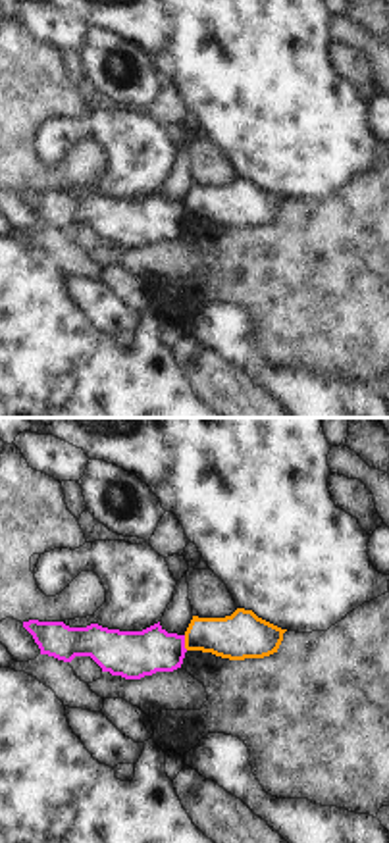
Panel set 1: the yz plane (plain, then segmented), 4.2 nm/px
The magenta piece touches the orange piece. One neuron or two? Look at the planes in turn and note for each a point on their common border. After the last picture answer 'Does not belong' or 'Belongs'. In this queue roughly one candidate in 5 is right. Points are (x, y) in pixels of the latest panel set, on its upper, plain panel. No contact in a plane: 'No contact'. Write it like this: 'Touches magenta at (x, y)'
Touches magenta at (183, 212).

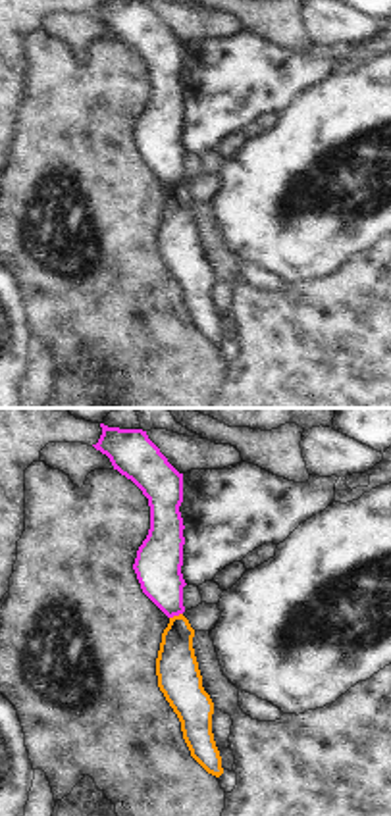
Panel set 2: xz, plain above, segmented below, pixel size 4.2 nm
Touches magenta at (176, 183).

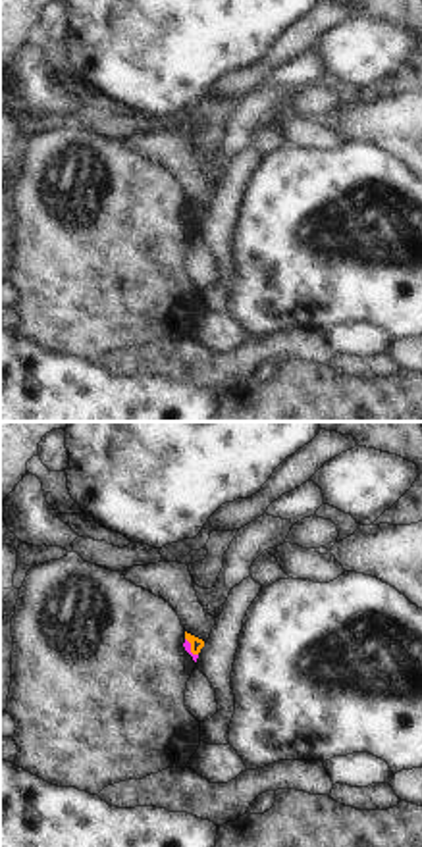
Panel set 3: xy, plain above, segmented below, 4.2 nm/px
Touches magenta at (189, 216).

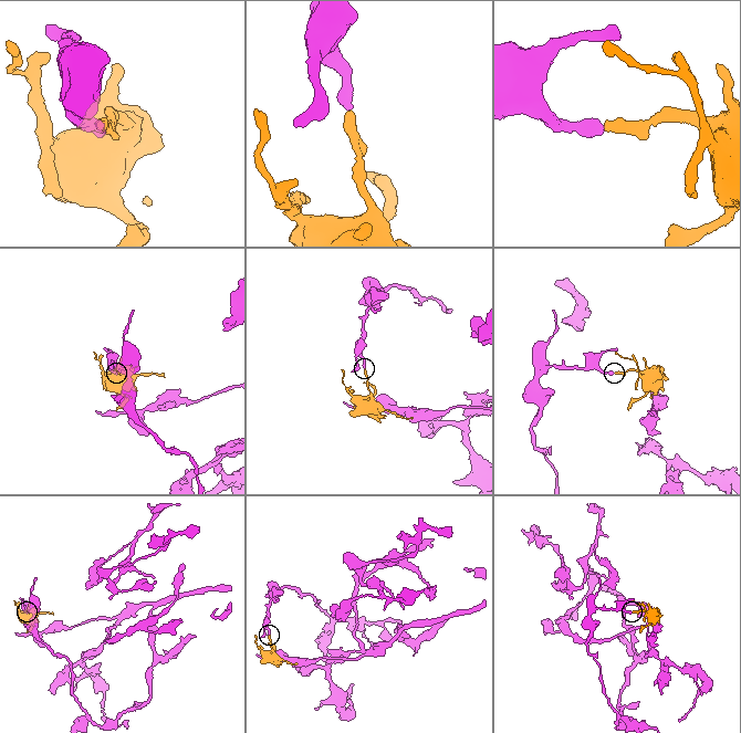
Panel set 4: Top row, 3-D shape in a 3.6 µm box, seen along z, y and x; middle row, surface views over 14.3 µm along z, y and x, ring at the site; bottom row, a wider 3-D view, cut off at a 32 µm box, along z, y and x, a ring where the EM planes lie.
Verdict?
Does not belong.

